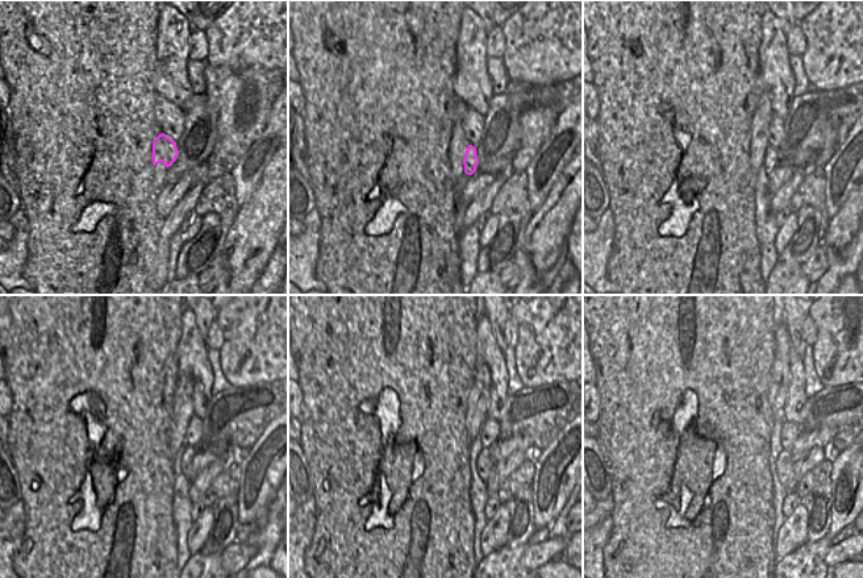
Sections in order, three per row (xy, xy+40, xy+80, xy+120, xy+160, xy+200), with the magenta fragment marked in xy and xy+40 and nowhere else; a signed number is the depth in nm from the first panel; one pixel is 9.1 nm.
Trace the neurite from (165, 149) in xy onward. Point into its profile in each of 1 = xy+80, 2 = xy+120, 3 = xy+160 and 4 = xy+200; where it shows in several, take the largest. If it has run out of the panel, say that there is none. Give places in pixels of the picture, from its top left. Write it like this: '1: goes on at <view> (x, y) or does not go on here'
1: goes on at xy+80 (771, 158)
2: goes on at xy+120 (188, 453)
3: goes on at xy+160 (484, 465)
4: goes on at xy+200 (784, 462)

